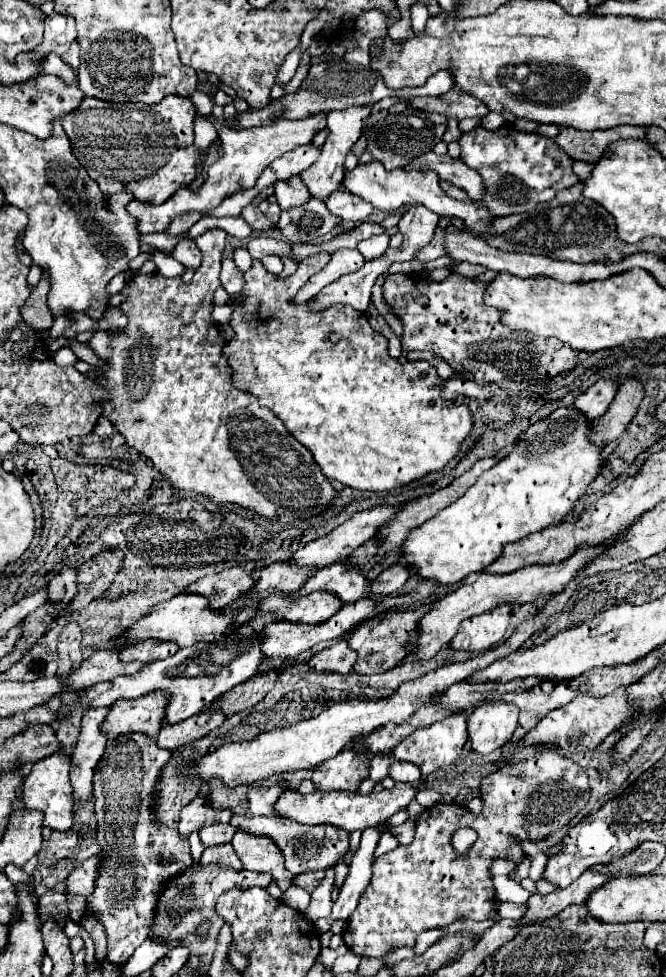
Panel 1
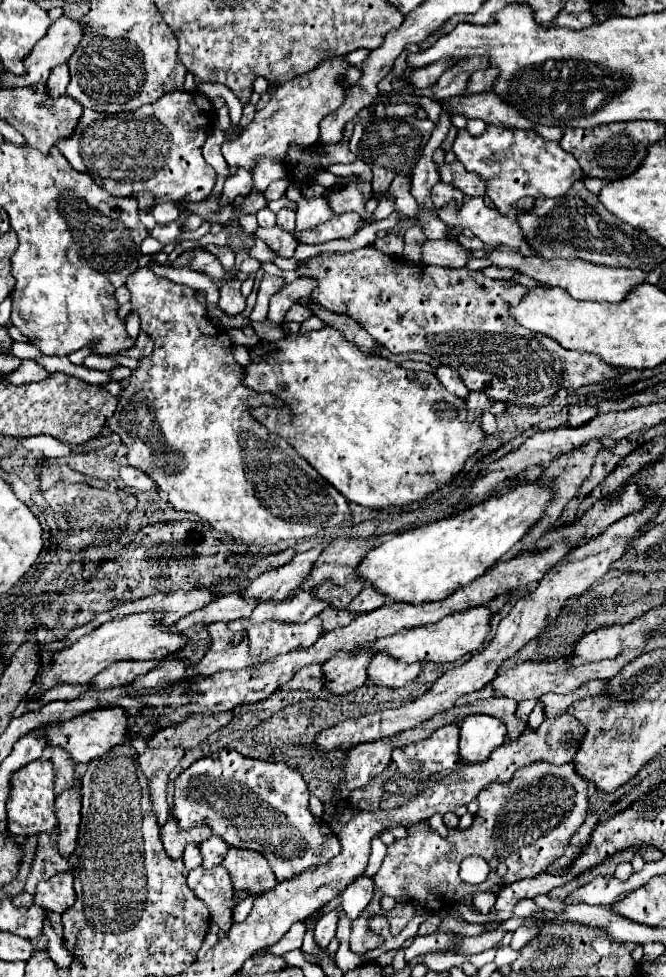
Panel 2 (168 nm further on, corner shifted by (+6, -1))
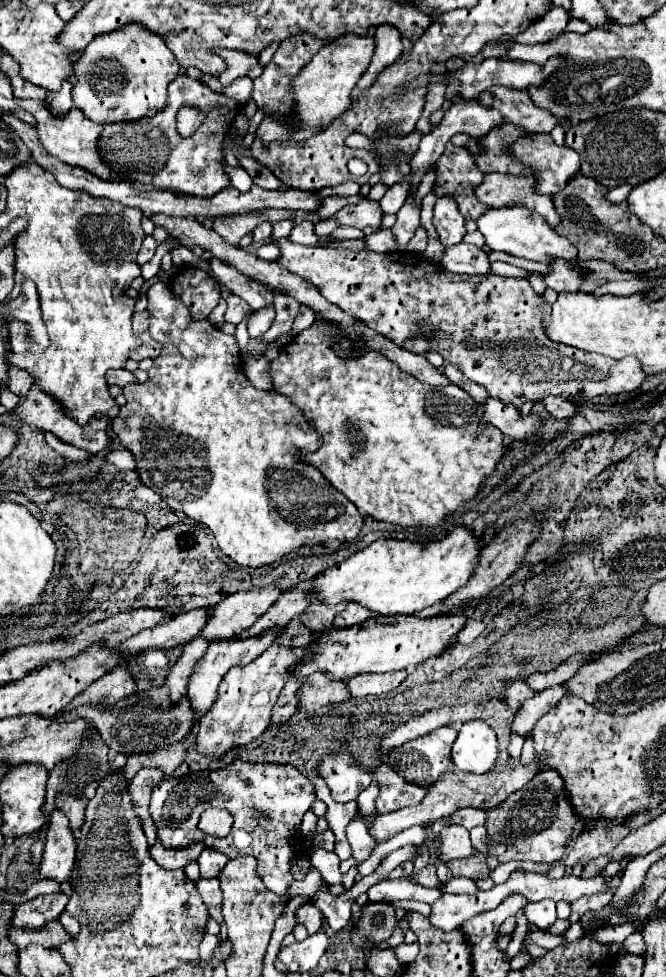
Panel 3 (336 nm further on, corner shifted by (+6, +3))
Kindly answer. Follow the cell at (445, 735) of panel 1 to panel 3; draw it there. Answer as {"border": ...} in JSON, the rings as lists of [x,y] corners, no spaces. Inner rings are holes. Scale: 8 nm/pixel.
{"border":[[[442,726],[438,730],[434,730],[432,734],[420,736],[412,742],[406,742],[404,746],[392,750],[392,754],[388,754],[388,764],[392,770],[396,770],[406,782],[410,784],[418,784],[418,786],[432,786],[438,778],[442,778],[446,772],[452,770],[452,758],[450,758],[450,748],[456,740],[456,730],[452,730],[450,726]]]}

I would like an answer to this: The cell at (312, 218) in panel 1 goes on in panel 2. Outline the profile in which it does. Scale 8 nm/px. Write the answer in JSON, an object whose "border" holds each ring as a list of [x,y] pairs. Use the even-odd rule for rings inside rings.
{"border":[[[346,212],[346,214],[338,214],[332,220],[316,226],[316,230],[304,230],[304,234],[300,234],[300,242],[306,244],[322,244],[334,238],[350,238],[360,224],[360,214],[356,212]]]}

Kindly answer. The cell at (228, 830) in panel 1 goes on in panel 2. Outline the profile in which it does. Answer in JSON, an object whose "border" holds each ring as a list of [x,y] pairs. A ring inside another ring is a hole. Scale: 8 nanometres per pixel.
{"border":[[[212,834],[212,836],[210,836],[204,844],[200,844],[198,848],[200,848],[200,852],[202,852],[202,866],[204,866],[204,868],[214,868],[214,866],[222,864],[224,854],[226,854],[226,850],[228,850],[228,844],[226,844],[220,836]]]}

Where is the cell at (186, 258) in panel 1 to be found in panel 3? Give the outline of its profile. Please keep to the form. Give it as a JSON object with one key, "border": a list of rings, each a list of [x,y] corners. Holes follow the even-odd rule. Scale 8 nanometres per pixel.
{"border":[[[212,258],[210,264],[212,264],[212,276],[220,284],[224,284],[232,294],[240,296],[254,312],[274,306],[274,290],[270,286],[260,286],[260,282],[240,274],[234,266],[228,266],[218,258]]]}

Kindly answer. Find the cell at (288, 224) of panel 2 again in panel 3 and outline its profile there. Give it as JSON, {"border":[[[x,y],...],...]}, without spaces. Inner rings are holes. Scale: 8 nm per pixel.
{"border":[[[280,220],[280,222],[274,222],[272,224],[272,242],[276,242],[276,238],[286,238],[288,234],[290,234],[290,230],[292,230],[292,226],[294,226],[294,222],[292,220]]]}

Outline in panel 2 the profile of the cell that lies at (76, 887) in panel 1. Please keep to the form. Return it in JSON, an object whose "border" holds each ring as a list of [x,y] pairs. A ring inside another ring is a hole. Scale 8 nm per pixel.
{"border":[[[72,870],[60,872],[46,882],[40,882],[34,894],[34,904],[46,908],[48,912],[64,912],[76,900]]]}

